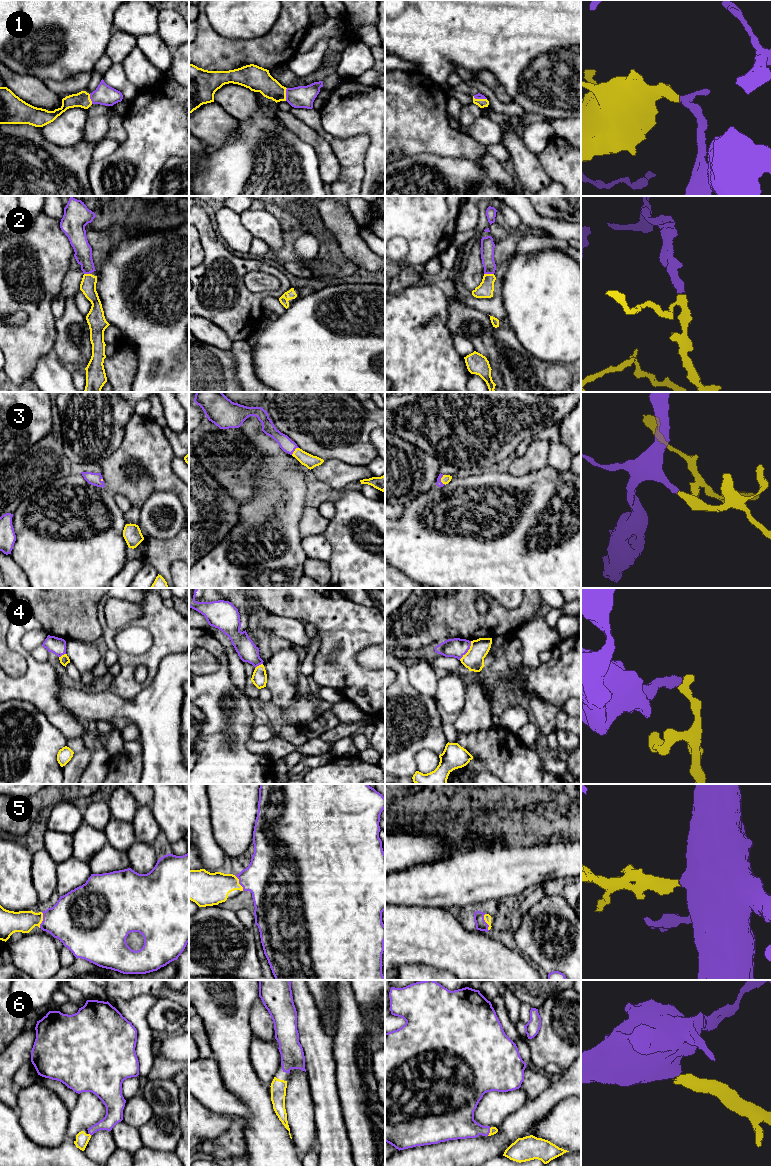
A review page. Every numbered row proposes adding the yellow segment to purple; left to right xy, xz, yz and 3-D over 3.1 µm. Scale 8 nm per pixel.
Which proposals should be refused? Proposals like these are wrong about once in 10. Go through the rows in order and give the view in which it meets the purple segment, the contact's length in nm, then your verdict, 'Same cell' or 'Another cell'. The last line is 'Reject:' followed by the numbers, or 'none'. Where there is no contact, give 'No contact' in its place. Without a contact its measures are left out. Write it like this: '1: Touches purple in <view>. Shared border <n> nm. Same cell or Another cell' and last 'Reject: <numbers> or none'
1: Touches purple in xz. Shared border 110 nm. Same cell
2: Touches purple in yz. Shared border 80 nm. Same cell
3: Touches purple in yz. Shared border 80 nm. Same cell
4: Touches purple in yz. Shared border 180 nm. Another cell
5: Touches purple in yz. Shared border 150 nm. Same cell
6: Touches purple in xy. Shared border 30 nm. Same cell
Reject: 4

